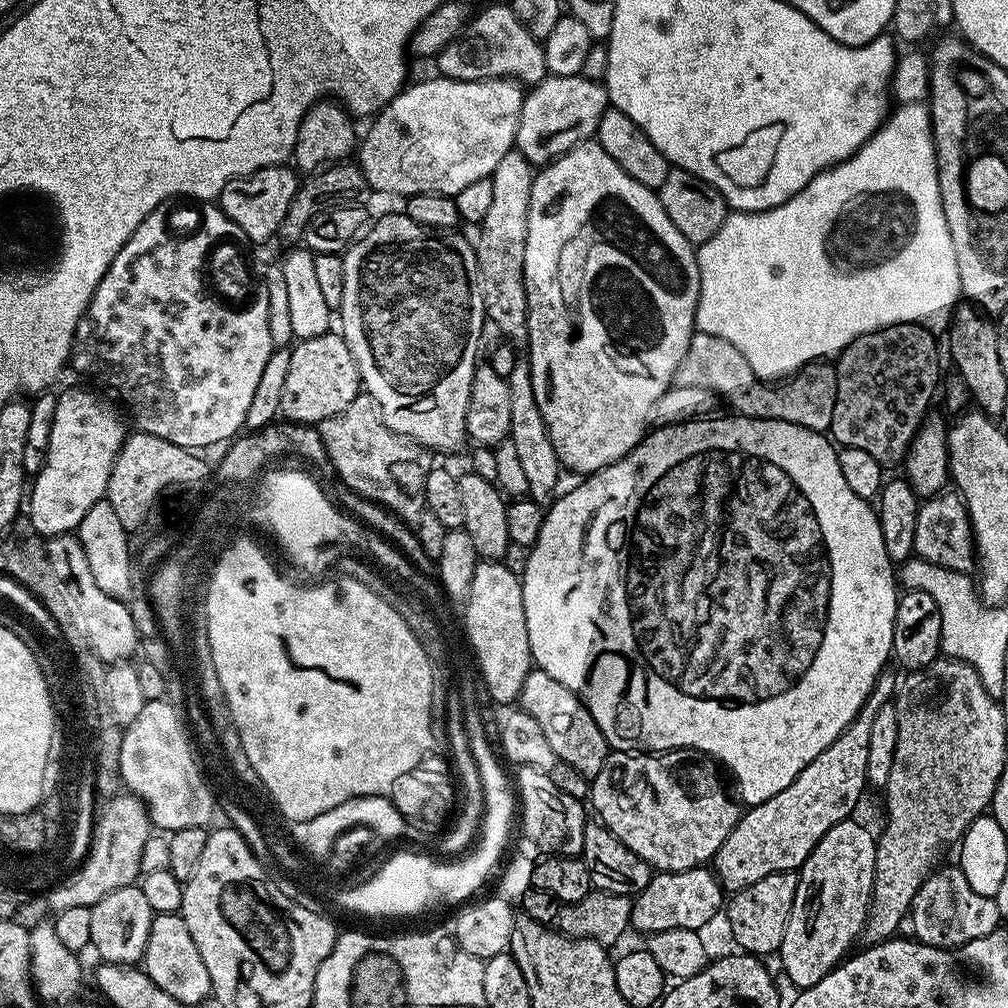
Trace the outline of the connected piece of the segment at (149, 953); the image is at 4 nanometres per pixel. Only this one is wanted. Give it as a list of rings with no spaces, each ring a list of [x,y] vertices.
[[[161,912],[153,915],[142,967],[154,983],[170,994],[170,998],[178,998],[181,1006],[200,1004],[212,996],[210,970],[206,970],[206,962],[202,962],[202,954],[194,938],[190,938],[190,930],[186,930],[183,916],[177,913]]]

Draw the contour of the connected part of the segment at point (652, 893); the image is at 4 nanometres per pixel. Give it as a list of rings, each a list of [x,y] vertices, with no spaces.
[[[701,866],[681,872],[656,872],[651,882],[646,886],[646,890],[639,892],[633,899],[631,927],[644,932],[643,934],[661,932],[662,930],[704,930],[704,927],[715,918],[716,911],[719,908],[721,911],[725,900],[726,893],[721,888],[715,871],[709,870],[707,867]]]

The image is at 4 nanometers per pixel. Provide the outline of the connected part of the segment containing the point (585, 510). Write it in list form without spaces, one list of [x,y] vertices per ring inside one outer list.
[[[739,414],[731,418],[733,420],[701,418],[690,420],[687,424],[675,424],[669,428],[649,431],[636,448],[627,452],[618,462],[606,466],[601,472],[593,472],[587,478],[581,479],[584,481],[577,488],[570,489],[565,496],[557,495],[545,511],[542,530],[538,534],[536,545],[527,553],[528,561],[524,564],[524,572],[522,571],[522,594],[526,610],[526,630],[530,634],[530,650],[535,667],[541,668],[546,674],[550,674],[550,678],[562,682],[579,696],[590,710],[594,722],[598,722],[602,734],[613,749],[621,752],[647,750],[653,754],[668,754],[676,750],[672,748],[697,748],[698,751],[721,760],[732,771],[733,778],[740,783],[739,799],[745,805],[751,806],[766,802],[774,798],[774,794],[786,790],[786,786],[790,786],[790,782],[798,778],[800,771],[810,762],[814,762],[814,758],[818,758],[818,754],[822,754],[822,750],[826,750],[830,742],[837,740],[852,725],[852,719],[860,713],[860,707],[872,692],[876,680],[885,671],[884,663],[892,656],[898,576],[894,571],[894,562],[886,554],[886,542],[882,542],[877,509],[869,501],[858,498],[854,490],[850,490],[846,478],[842,478],[842,466],[838,466],[837,449],[825,433],[806,430],[802,426],[794,426],[790,422],[781,420],[753,420]]]

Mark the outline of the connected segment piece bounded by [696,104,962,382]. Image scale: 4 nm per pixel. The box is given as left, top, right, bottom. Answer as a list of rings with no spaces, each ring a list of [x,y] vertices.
[[[924,104],[899,105],[880,125],[879,130],[852,155],[852,159],[843,160],[841,164],[820,172],[797,196],[790,198],[782,206],[765,212],[733,211],[726,222],[722,222],[722,230],[718,230],[714,238],[696,248],[696,261],[700,275],[700,297],[696,307],[697,329],[718,338],[726,338],[726,342],[730,342],[730,346],[736,347],[742,358],[750,362],[750,370],[754,370],[757,380],[783,381],[808,364],[839,357],[844,348],[862,334],[870,334],[886,326],[921,324],[933,334],[943,333],[949,327],[962,293],[958,262],[954,258],[954,242],[950,242],[944,197],[940,194],[936,173],[936,143],[932,140],[932,118],[927,107]]]

